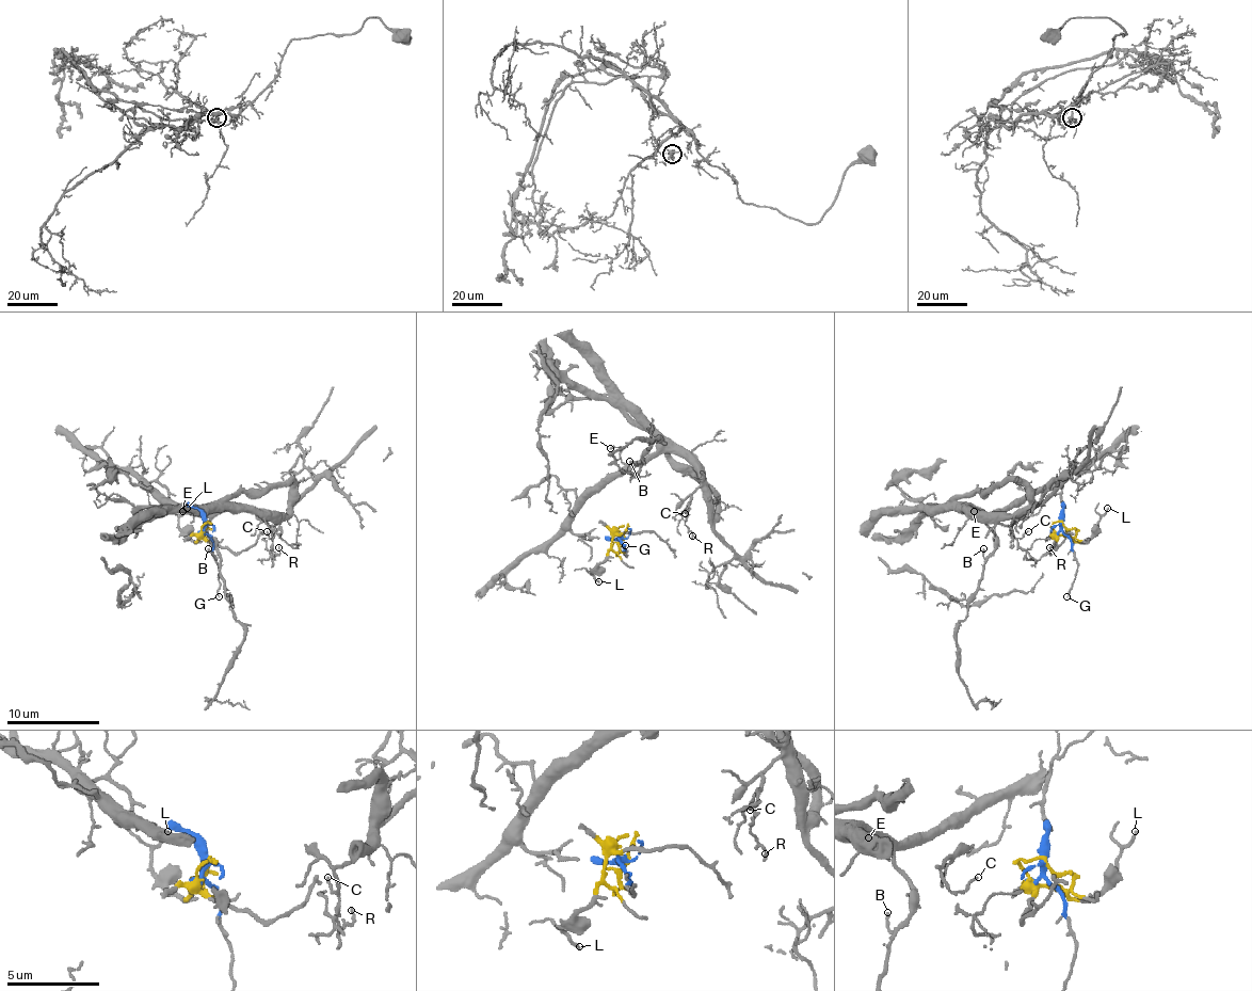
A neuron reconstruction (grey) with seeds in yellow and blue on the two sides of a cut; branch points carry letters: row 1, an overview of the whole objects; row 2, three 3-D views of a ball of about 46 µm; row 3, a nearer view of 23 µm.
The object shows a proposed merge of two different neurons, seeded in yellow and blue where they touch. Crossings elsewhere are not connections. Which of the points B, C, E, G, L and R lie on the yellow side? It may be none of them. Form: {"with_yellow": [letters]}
{"with_yellow": ["L"]}

